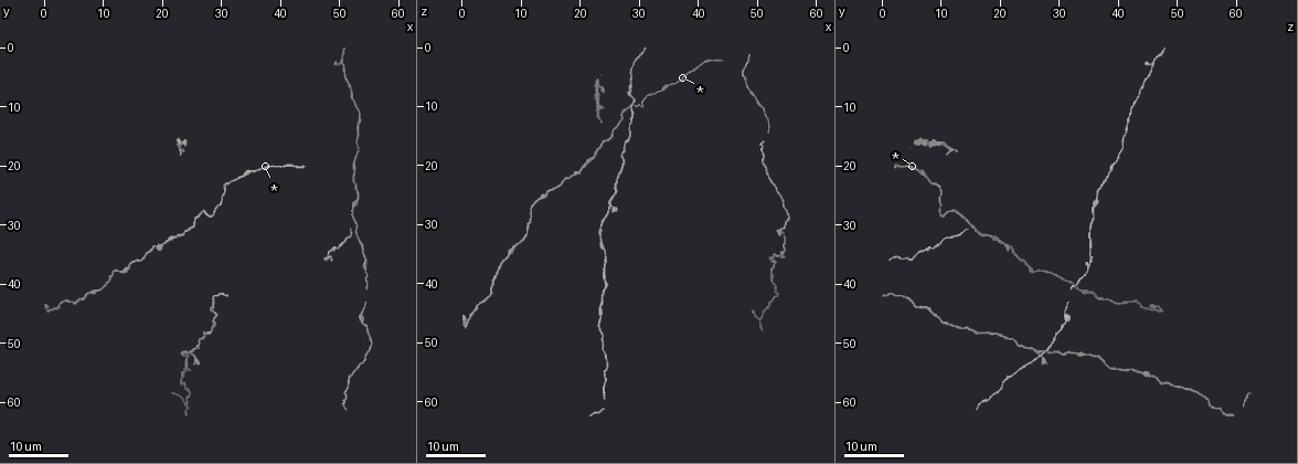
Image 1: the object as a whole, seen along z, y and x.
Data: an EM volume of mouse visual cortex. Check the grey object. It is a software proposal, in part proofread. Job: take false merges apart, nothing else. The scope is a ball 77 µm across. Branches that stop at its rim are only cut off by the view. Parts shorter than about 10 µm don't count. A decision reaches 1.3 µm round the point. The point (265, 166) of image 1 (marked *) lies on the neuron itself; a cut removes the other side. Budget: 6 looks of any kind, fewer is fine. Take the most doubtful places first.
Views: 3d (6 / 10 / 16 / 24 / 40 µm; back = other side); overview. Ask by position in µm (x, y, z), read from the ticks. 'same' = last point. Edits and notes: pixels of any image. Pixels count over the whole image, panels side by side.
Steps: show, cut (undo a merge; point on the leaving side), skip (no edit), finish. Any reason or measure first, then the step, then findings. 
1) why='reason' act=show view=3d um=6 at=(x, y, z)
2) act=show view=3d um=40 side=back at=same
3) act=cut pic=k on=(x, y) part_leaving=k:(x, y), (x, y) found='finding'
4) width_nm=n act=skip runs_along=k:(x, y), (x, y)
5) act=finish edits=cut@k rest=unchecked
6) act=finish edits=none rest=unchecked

why='calibre changes' act=show view=3d um=24 at=(54.0, 47.0, 31.0)

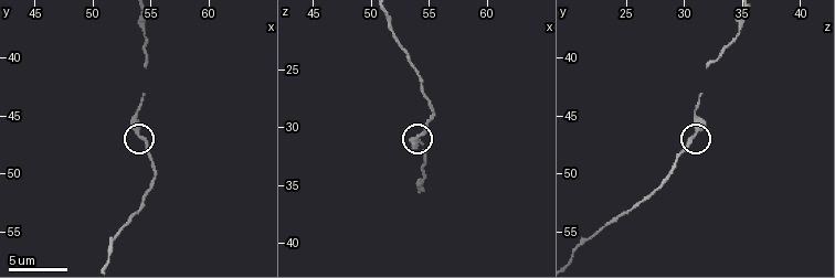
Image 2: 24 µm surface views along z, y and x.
act=show view=3d um=6 at=(54.4, 46.8, 30.8)

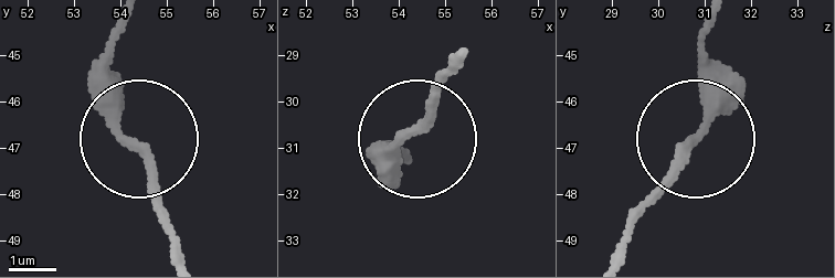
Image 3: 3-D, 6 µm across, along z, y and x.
act=skip found='all the same neuron'

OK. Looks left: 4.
why='thick turns thin' act=show view=3d um=16 at=(53.0, 25.5, 36.0)

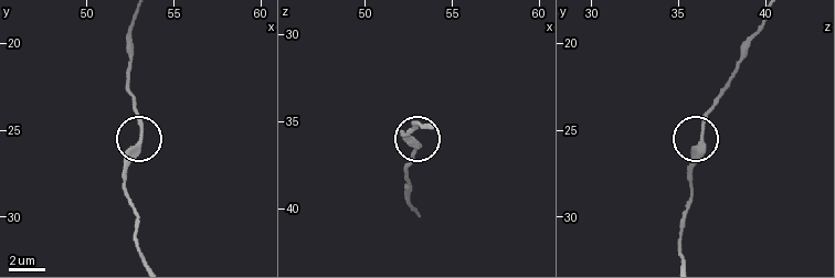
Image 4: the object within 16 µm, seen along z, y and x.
act=show view=3d um=10 at=(53.0, 25.2, 36.4)

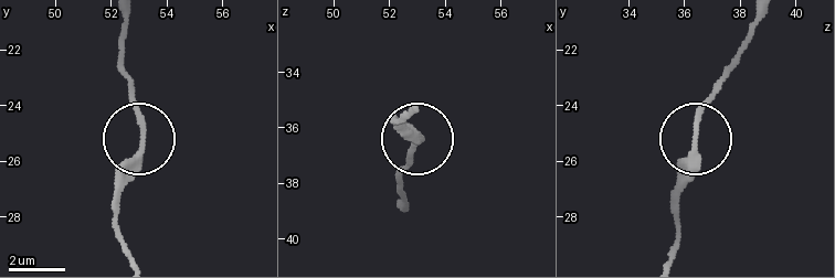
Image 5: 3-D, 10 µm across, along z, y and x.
act=skip runs_along=5:(670, 253), (694, 118), (720, 77) found='all the same neuron'

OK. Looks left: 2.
why='calibre changes' act=show view=3d um=16 at=(52.5, 19.0, 40.0)

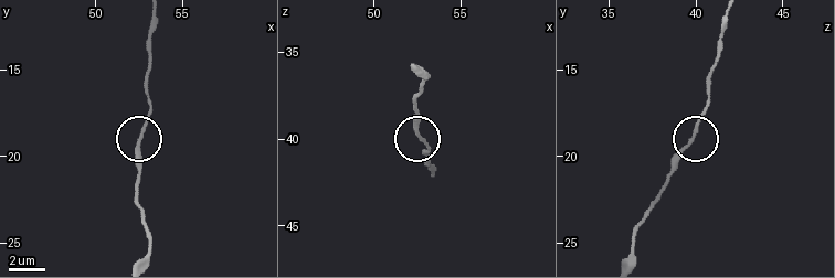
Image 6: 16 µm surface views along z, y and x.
act=show view=3d um=6 at=(52.6, 19.2, 39.6)

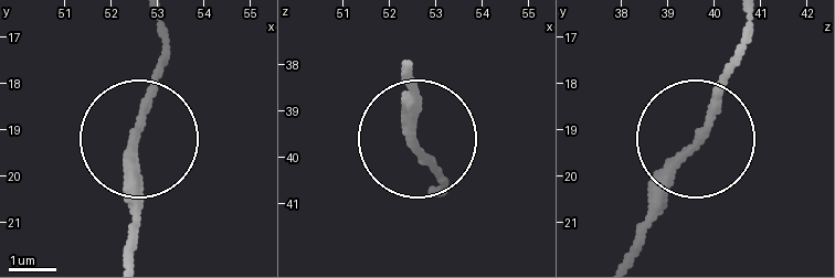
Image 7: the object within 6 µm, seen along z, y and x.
act=skip runs_along=7:(411, 63), (411, 130), (447, 185) found='one neuron here'

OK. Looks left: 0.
act=finish edits=none rest=unchecked

